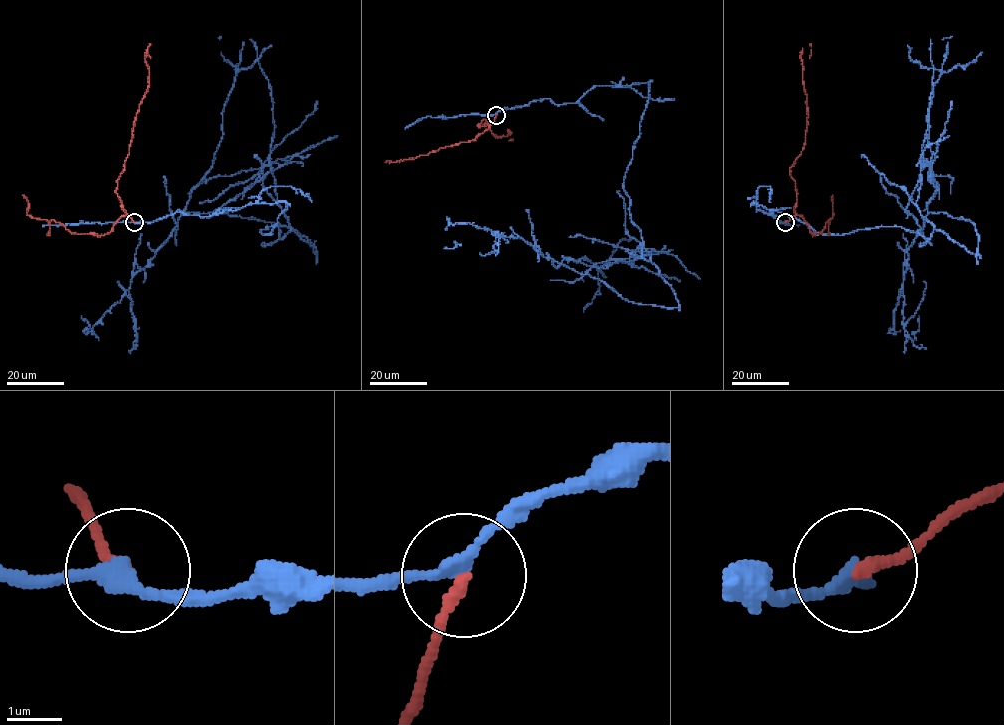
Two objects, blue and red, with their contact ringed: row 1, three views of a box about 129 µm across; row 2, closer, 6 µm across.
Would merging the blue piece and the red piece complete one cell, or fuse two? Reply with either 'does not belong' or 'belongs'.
does not belong

